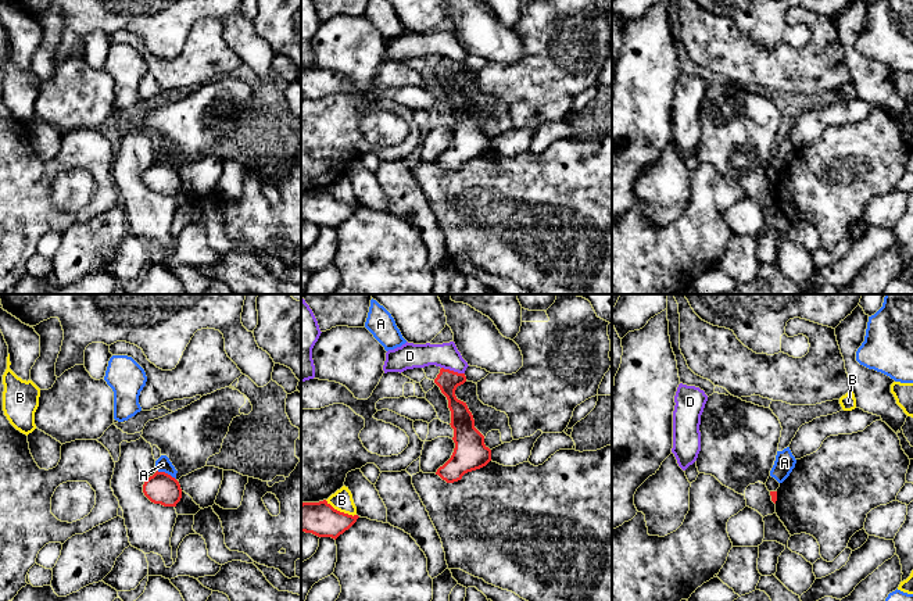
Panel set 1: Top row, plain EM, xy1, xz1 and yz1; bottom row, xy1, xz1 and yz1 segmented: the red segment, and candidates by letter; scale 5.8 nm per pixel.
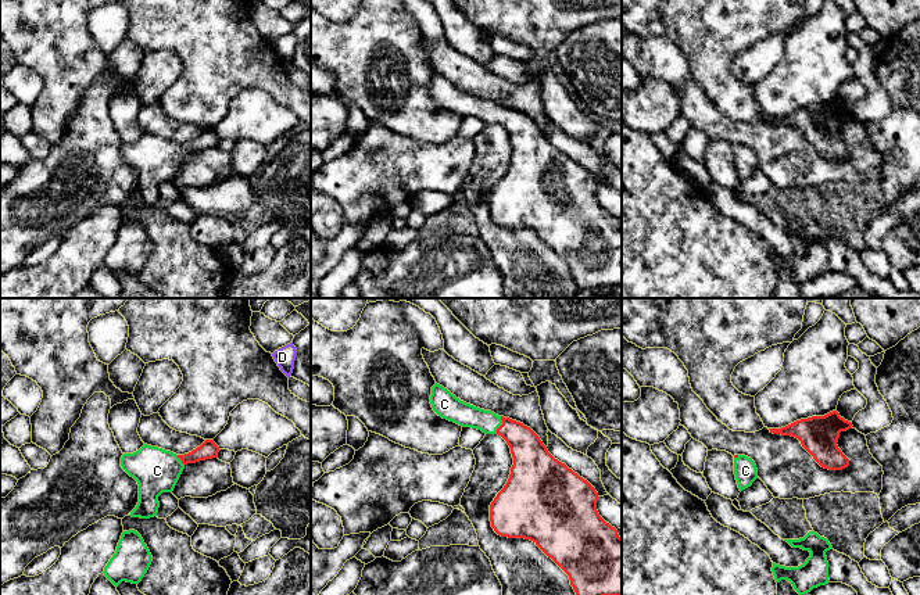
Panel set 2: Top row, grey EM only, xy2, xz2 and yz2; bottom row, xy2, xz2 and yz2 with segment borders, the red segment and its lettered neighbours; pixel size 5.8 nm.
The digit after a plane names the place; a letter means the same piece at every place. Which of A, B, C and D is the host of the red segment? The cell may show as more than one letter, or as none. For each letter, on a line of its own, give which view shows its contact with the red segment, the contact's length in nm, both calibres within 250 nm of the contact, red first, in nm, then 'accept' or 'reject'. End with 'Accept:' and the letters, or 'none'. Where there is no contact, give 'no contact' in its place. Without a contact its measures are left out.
A: contact in xy1; length 130 nm; calibres 180 and 90 nm; reject
B: contact in xz1; length 200 nm; calibres 190 and 120 nm; reject
C: contact in xz2; length 110 nm; calibres 200 and 140 nm; accept
D: contact in xz1; length 140 nm; calibres 120 and 150 nm; reject
Accept: C

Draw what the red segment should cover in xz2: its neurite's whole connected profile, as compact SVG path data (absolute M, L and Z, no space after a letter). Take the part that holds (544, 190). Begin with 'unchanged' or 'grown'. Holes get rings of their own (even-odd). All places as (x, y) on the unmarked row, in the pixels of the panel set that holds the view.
grown | M440 74L432 76L433 100L462 117L501 125L511 137L513 154L504 178L490 194L490 211L501 226L533 230L568 265L579 290L622 286L622 227L597 200L595 178L555 148L527 115L466 93Z

